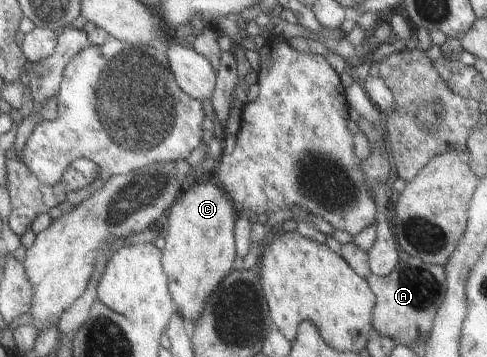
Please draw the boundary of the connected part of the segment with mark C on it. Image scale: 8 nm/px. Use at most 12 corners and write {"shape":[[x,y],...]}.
{"shape":[[199,175],[169,208],[161,263],[191,323],[233,270],[236,216]]}

